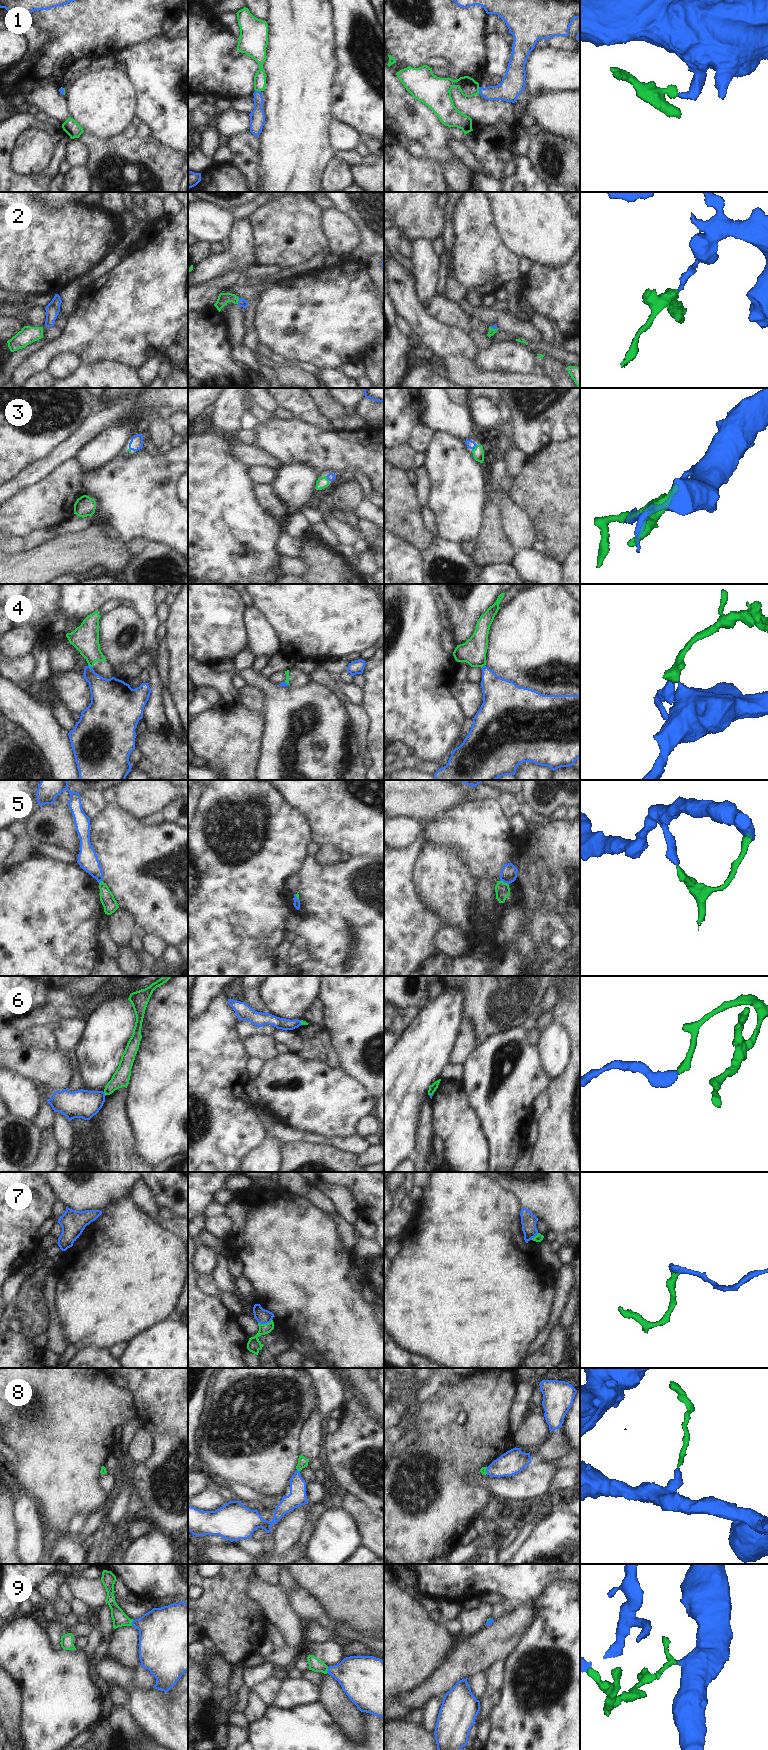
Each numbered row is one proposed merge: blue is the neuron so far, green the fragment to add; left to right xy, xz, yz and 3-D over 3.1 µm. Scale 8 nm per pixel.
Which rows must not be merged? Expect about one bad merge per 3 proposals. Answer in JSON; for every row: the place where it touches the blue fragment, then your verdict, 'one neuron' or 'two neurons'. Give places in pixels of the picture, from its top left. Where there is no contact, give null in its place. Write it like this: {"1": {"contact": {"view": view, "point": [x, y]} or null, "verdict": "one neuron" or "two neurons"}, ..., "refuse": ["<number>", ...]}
{"1": {"contact": {"view": "yz", "point": [479, 90]}, "verdict": "two neurons"}, "2": {"contact": {"view": "xz", "point": [238, 301]}, "verdict": "one neuron"}, "3": {"contact": {"view": "yz", "point": [475, 446]}, "verdict": "one neuron"}, "4": {"contact": {"view": "xy", "point": [89, 666]}, "verdict": "two neurons"}, "5": {"contact": {"view": "yz", "point": [504, 882]}, "verdict": "two neurons"}, "6": {"contact": {"view": "xy", "point": [104, 1094]}, "verdict": "two neurons"}, "7": {"contact": {"view": "xz", "point": [265, 1323]}, "verdict": "one neuron"}, "8": {"contact": {"view": "xz", "point": [297, 1470]}, "verdict": "one neuron"}, "9": {"contact": {"view": "xy", "point": [131, 1623]}, "verdict": "one neuron"}, "refuse": ["1", "4", "5", "6"]}

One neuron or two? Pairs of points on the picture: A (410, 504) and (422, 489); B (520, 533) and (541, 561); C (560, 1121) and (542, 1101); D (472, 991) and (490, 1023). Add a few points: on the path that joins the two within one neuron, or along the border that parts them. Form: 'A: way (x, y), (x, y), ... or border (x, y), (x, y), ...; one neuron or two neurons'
A: border (415, 486), (421, 508); two neurons
B: border (531, 547), (517, 551); two neurons
C: border (547, 1091), (549, 1106), (537, 1119); two neurons
D: way (480, 999), (490, 1009), (490, 1015); one neuron

